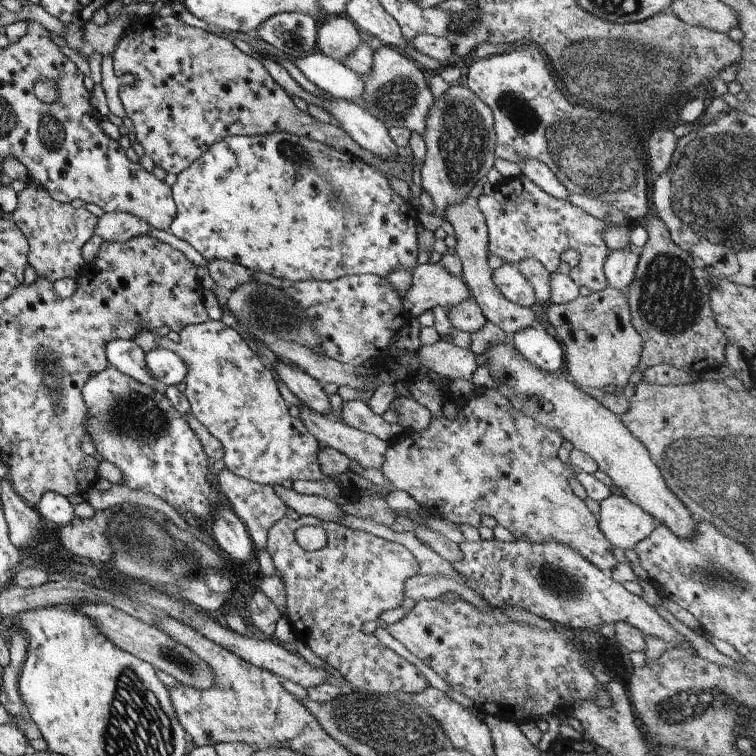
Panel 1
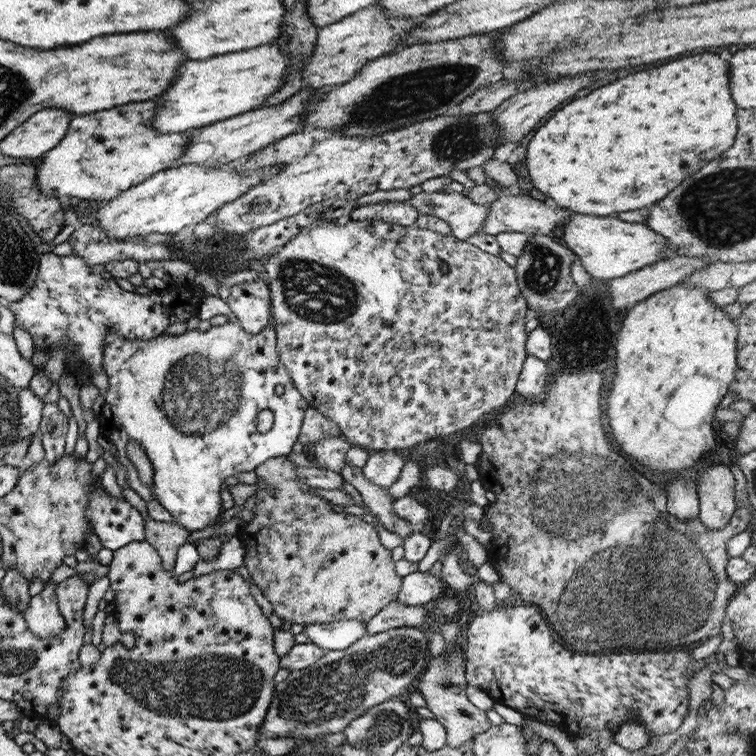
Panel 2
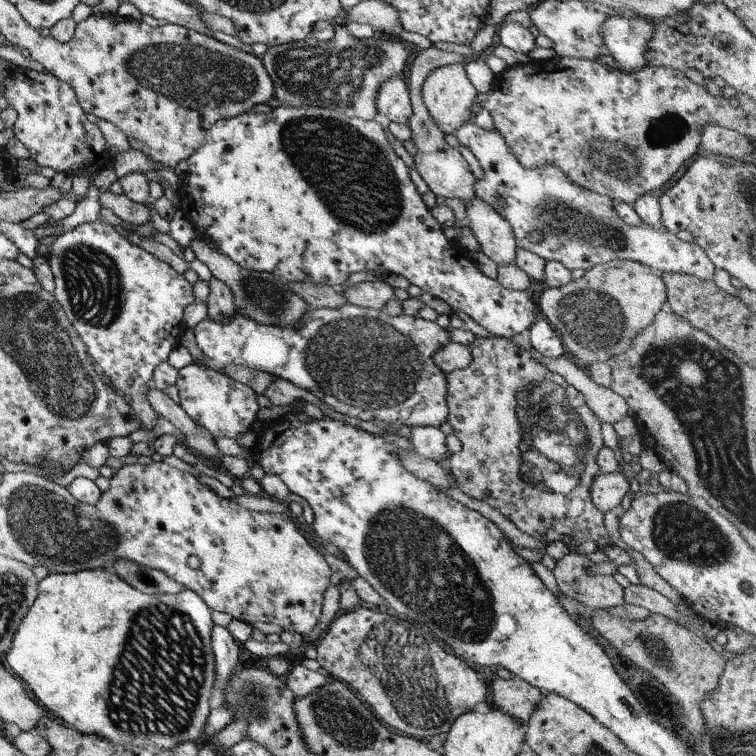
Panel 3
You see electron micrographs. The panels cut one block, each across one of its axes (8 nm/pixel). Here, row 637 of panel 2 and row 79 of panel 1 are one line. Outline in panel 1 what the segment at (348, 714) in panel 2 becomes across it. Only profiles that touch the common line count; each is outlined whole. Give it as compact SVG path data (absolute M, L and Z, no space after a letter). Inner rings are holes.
M374 44L373 65L370 74L359 74L363 82L363 94L359 106L373 118L384 122L385 128L403 127L409 132L423 136L425 132L425 114L434 104L432 94L427 86L429 74L404 54L395 52L383 44Z

